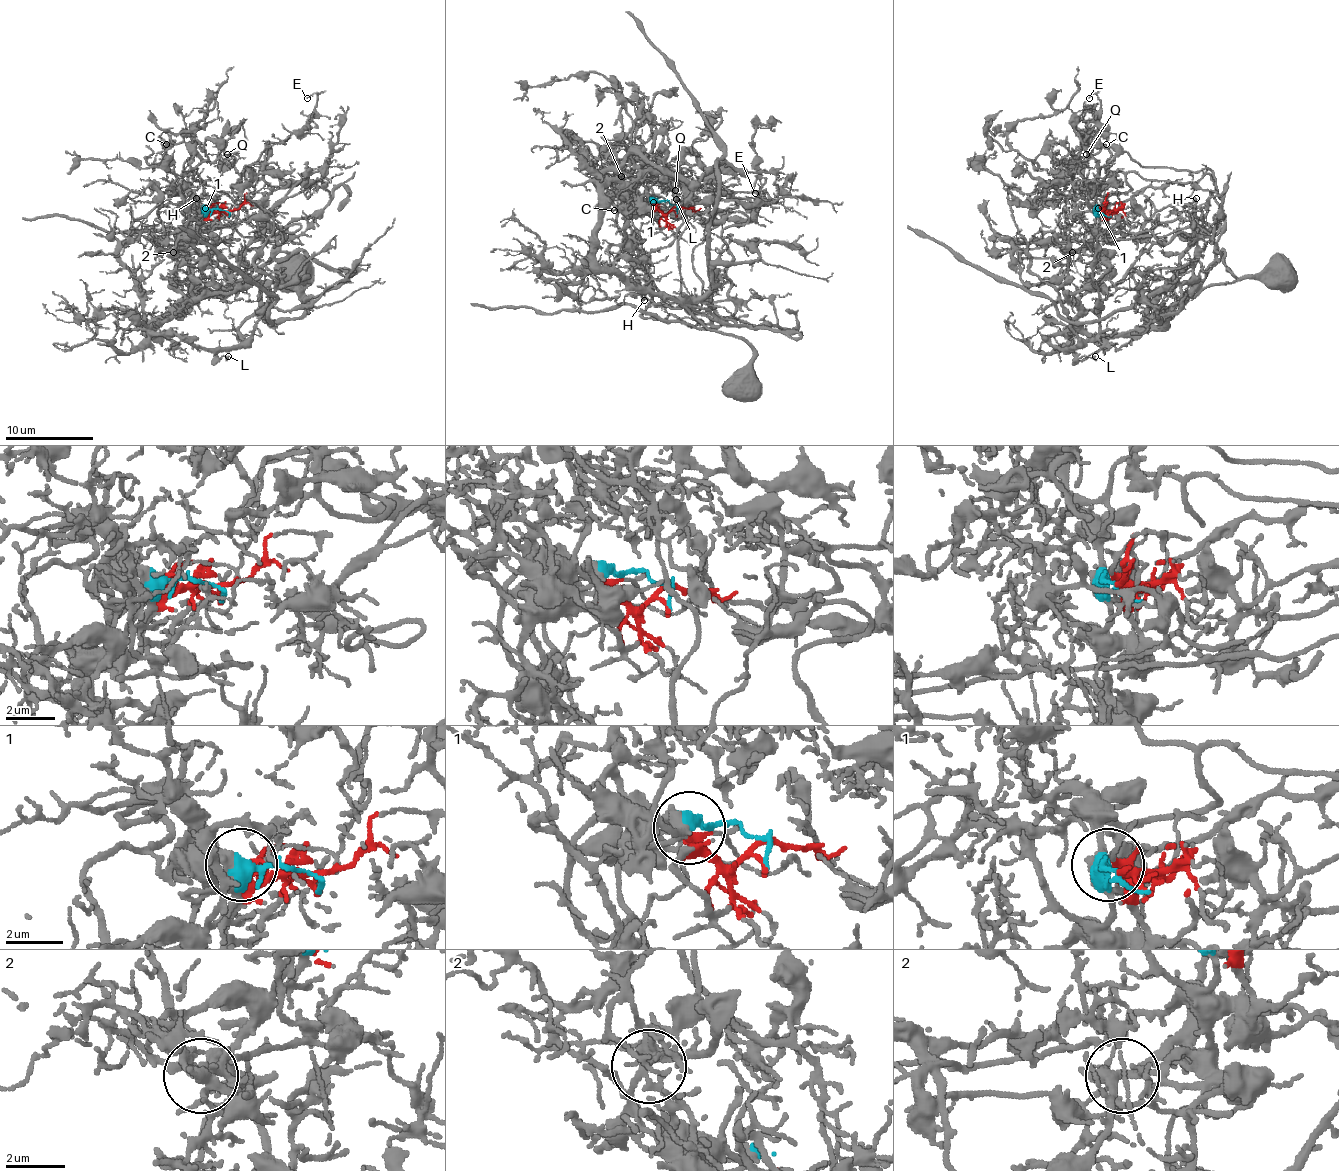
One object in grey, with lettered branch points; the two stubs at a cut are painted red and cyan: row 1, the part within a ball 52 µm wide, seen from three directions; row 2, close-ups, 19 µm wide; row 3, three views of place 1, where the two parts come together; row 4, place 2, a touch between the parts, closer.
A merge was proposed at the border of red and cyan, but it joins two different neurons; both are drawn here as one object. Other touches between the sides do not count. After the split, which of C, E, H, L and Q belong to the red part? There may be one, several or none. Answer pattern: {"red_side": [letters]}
{"red_side": ["H", "L"]}

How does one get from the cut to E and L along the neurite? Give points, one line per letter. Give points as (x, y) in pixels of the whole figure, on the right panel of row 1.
E: (1102, 210), (1093, 226), (1069, 195), (1058, 224), (1072, 224), (1061, 178), (1102, 129), (1100, 99), (1089, 99)
L: (1102, 210), (1109, 204), (1061, 283), (1076, 325), (1050, 342), (1096, 355)

